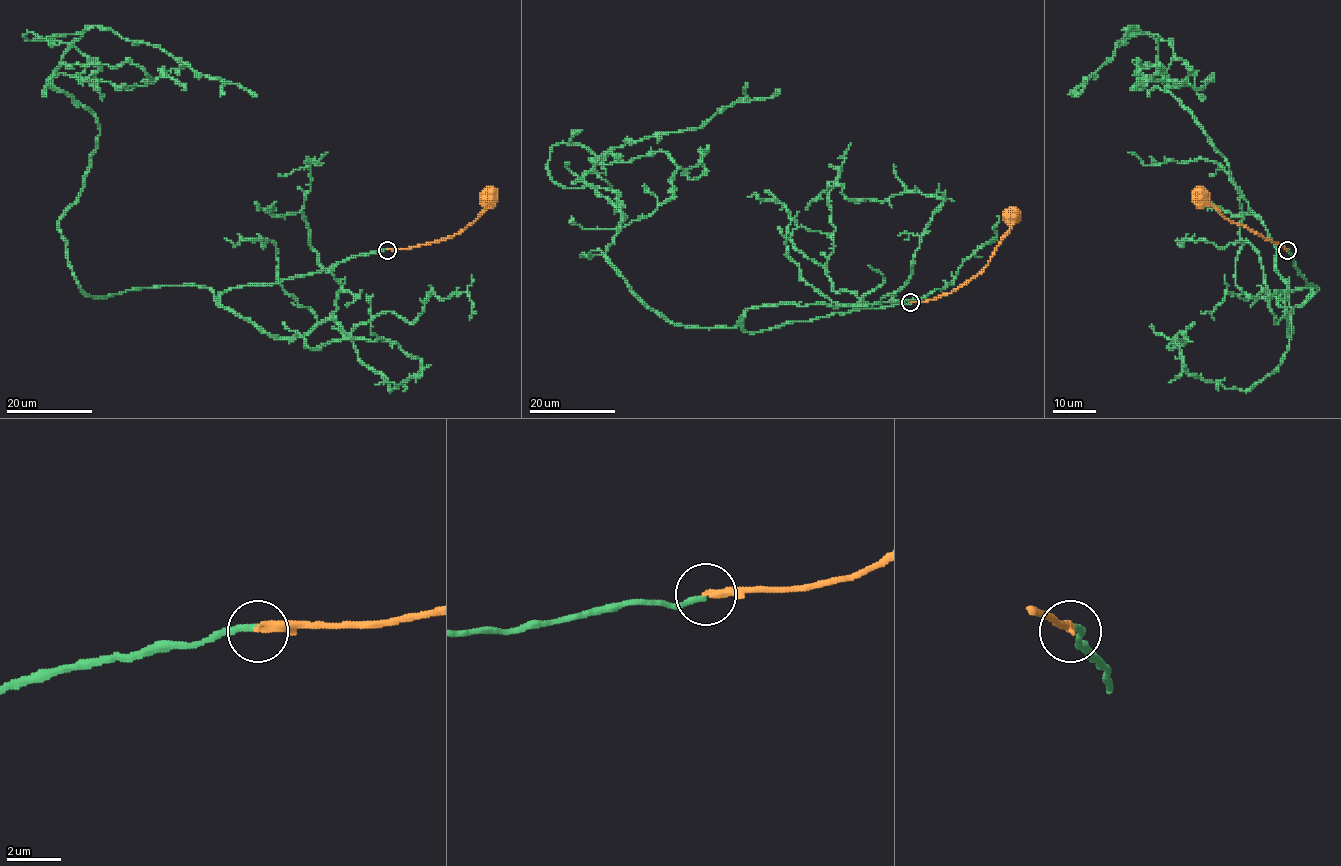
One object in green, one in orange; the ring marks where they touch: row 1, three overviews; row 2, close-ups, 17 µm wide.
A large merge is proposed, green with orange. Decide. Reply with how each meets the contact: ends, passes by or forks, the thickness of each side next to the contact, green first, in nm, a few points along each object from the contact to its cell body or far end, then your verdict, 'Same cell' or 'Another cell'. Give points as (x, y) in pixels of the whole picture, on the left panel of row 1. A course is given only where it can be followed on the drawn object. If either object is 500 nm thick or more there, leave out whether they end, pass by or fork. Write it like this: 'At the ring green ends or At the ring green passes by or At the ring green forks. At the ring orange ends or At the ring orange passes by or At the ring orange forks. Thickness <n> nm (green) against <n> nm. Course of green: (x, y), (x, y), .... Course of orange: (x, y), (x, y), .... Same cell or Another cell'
At the ring green ends. At the ring orange ends. Thickness 240 nm (green) against 280 nm. Course of green: (387, 249), (88, 296), (58, 227), (99, 124), (51, 83), (82, 34), (24, 36), (100, 89). Course of orange: (387, 249), (411, 248), (451, 238), (494, 201), (490, 198). Same cell

